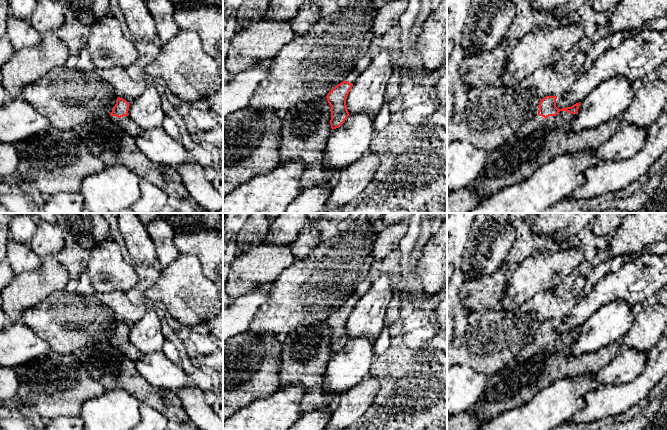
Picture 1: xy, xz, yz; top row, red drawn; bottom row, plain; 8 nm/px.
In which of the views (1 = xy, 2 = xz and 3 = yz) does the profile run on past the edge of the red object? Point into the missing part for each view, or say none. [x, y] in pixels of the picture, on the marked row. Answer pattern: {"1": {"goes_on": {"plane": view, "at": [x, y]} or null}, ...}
{"1": {"goes_on": {"plane": "xy", "at": [126, 123]}}, "2": {"goes_on": {"plane": "xz", "at": [351, 78]}}, "3": {"goes_on": {"plane": "yz", "at": [563, 119]}}}

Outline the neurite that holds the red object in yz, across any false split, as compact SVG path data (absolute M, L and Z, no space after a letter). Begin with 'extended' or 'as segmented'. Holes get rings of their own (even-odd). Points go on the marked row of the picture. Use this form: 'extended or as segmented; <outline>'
extended; M546 96L541 99L533 117L523 122L515 138L523 138L531 132L544 128L566 129L576 116L581 102L571 107L558 109L556 107L556 99L557 96Z

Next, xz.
extended; M355 69L343 82L331 89L326 96L327 101L331 106L330 125L332 130L340 127L349 116L346 99L358 75L359 72Z

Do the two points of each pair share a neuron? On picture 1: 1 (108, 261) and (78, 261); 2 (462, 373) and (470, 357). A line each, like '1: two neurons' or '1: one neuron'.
1: two neurons
2: two neurons

